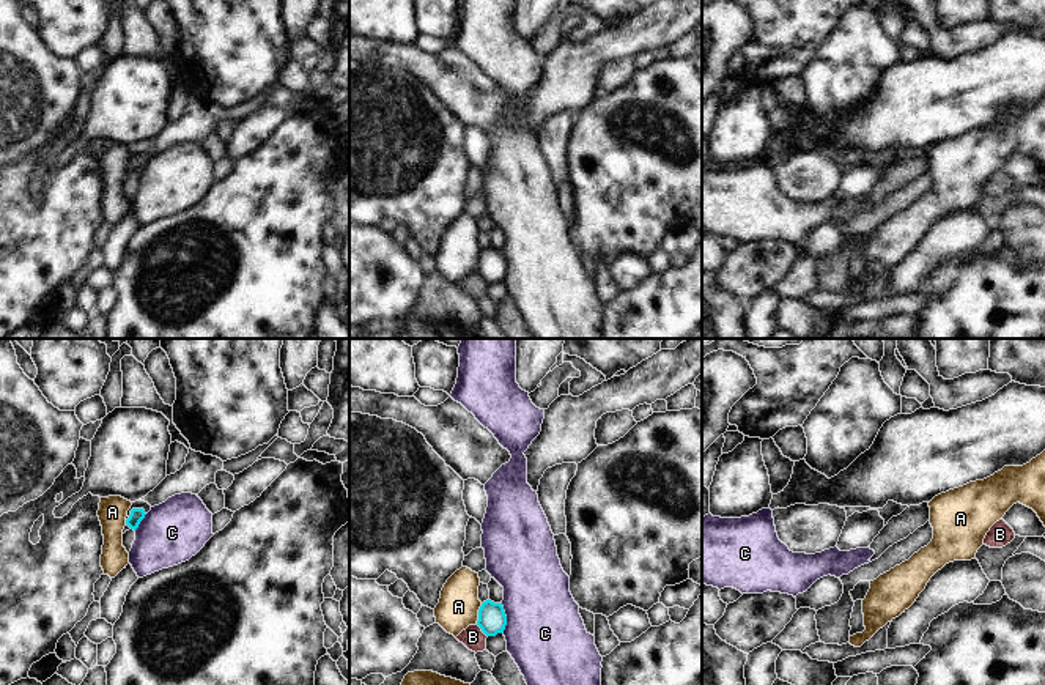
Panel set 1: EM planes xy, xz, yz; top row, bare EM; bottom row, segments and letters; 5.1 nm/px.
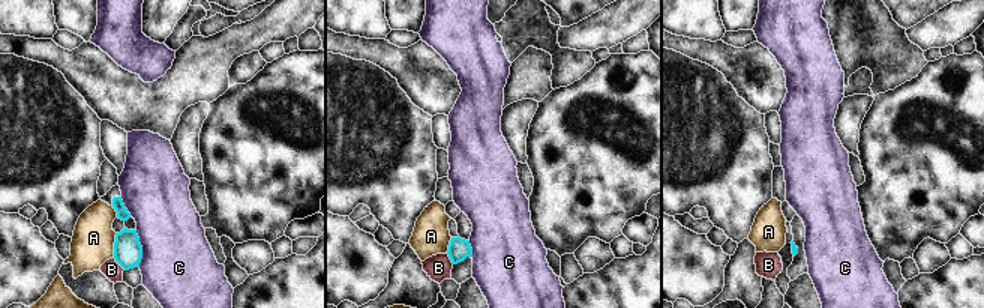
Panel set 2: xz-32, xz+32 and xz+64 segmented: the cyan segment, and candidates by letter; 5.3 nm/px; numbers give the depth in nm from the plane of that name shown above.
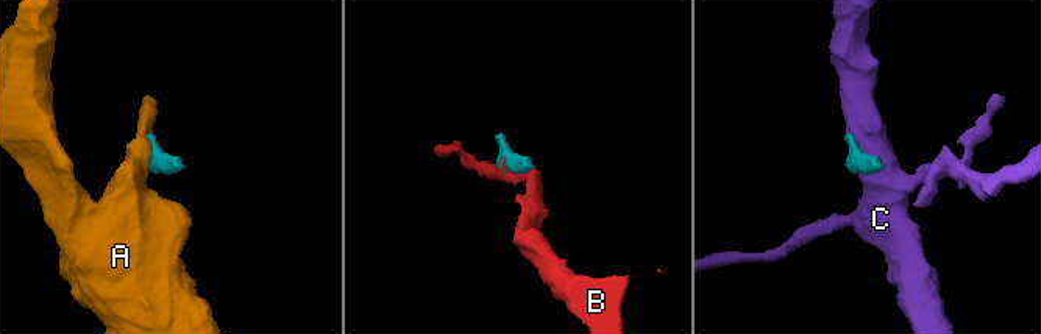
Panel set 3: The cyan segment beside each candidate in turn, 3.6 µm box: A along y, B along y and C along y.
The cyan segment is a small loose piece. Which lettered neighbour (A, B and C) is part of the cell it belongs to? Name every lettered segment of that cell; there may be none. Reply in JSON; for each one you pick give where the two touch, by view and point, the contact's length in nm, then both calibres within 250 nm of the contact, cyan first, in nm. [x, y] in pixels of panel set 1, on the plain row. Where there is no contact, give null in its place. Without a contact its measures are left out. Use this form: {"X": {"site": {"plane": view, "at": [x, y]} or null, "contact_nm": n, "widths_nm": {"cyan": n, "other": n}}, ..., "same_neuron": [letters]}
{"same_neuron": []}

